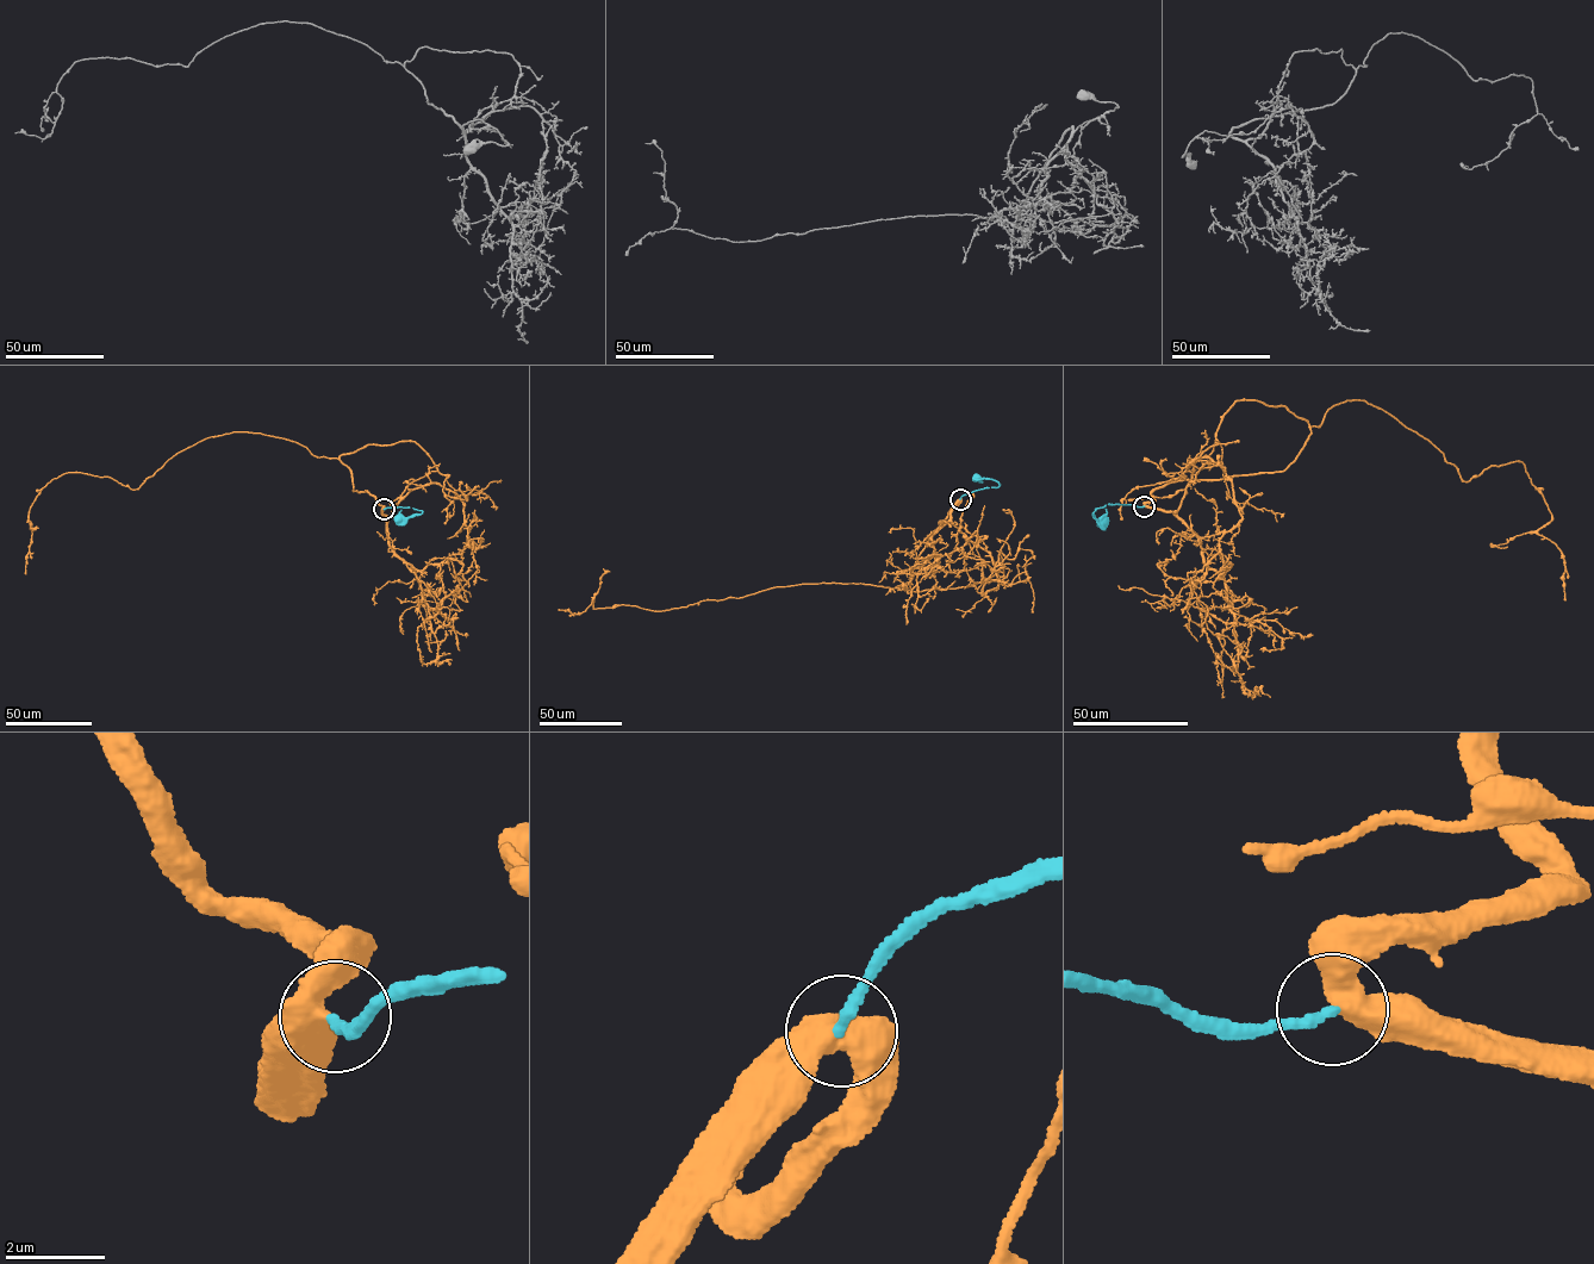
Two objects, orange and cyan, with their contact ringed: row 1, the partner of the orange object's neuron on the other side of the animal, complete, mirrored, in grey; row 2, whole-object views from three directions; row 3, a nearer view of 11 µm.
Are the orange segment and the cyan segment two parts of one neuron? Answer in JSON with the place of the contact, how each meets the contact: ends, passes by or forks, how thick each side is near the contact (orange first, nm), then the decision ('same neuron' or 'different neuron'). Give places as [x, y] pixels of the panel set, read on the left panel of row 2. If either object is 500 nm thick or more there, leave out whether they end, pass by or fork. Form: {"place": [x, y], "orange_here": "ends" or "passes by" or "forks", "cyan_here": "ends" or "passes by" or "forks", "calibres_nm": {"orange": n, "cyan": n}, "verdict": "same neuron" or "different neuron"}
{"place": [384, 509], "orange_here": "passes by", "cyan_here": "ends", "calibres_nm": {"orange": 440, "cyan": 200}, "verdict": "same neuron"}

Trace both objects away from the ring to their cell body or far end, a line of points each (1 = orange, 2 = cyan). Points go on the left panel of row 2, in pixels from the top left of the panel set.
1: (384, 509), (336, 458), (231, 433), (137, 489), (51, 479), (27, 516), (25, 573)
2: (384, 509), (410, 508), (422, 511), (399, 520)

